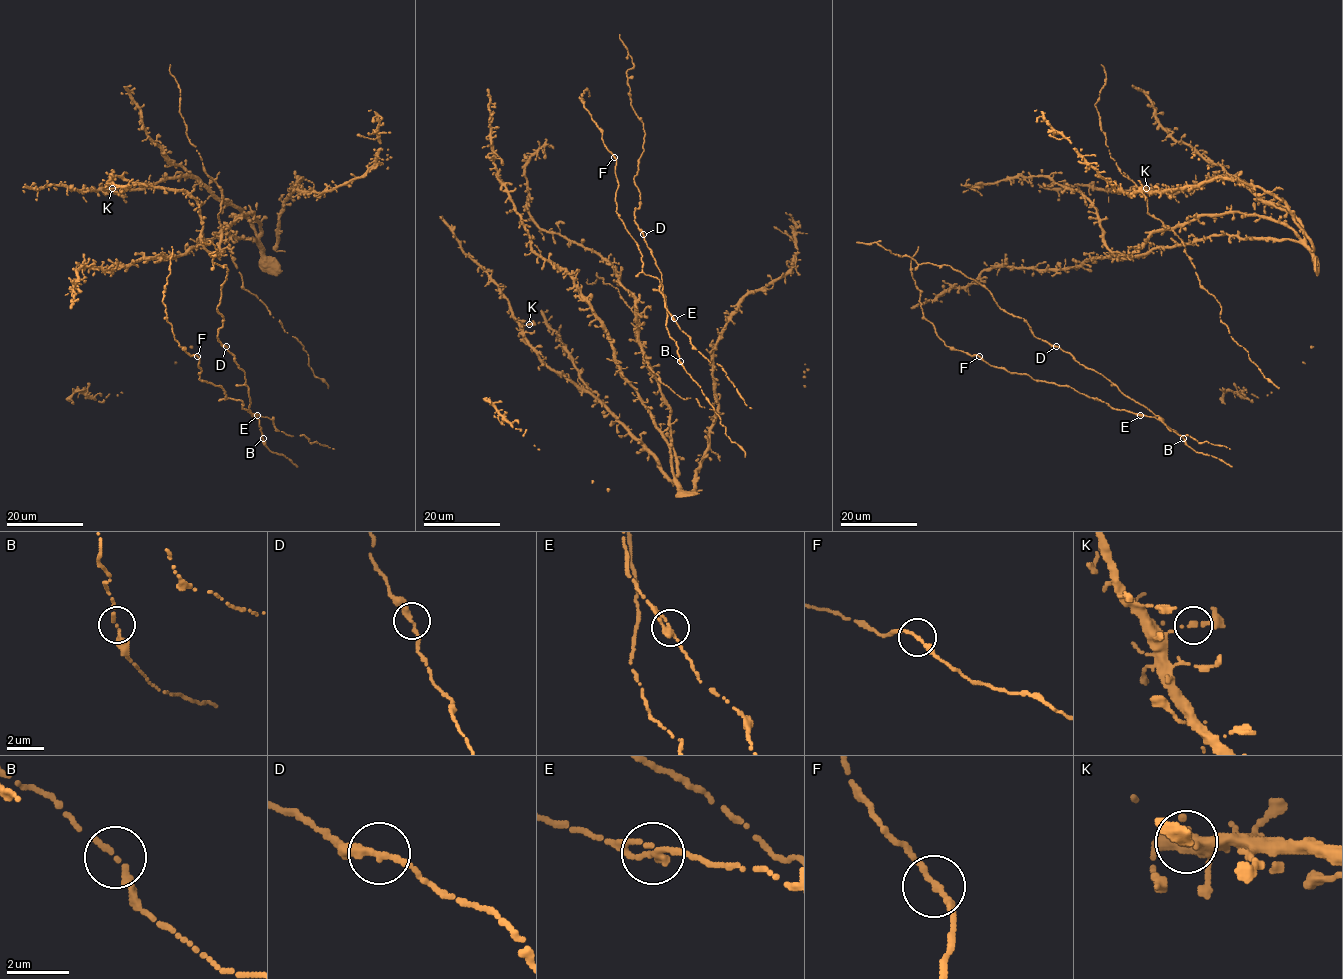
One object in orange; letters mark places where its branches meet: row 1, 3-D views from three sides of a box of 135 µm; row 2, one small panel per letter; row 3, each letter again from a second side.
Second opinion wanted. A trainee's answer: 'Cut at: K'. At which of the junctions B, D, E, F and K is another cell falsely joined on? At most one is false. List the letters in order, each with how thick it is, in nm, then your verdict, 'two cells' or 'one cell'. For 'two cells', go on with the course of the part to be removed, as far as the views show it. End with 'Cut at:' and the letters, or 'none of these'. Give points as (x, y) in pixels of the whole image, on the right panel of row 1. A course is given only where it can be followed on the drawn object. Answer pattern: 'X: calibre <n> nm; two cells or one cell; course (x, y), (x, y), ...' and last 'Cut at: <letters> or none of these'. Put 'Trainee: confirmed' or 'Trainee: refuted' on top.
Trainee: refuted
B: calibre 200 nm; one cell
D: calibre 260 nm; one cell
E: calibre 260 nm; one cell
F: calibre 190 nm; one cell
K: calibre 200 nm; one cell
Cut at: none of these

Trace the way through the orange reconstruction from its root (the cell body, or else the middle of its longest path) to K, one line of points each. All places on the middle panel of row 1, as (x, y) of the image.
K: (675, 459), (677, 477), (673, 482), (657, 459), (599, 401), (539, 358), (523, 331), (523, 326), (529, 324)

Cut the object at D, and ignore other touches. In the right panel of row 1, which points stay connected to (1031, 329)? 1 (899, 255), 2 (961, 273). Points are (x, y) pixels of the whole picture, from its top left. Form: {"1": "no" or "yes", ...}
{"1": "yes", "2": "yes"}

